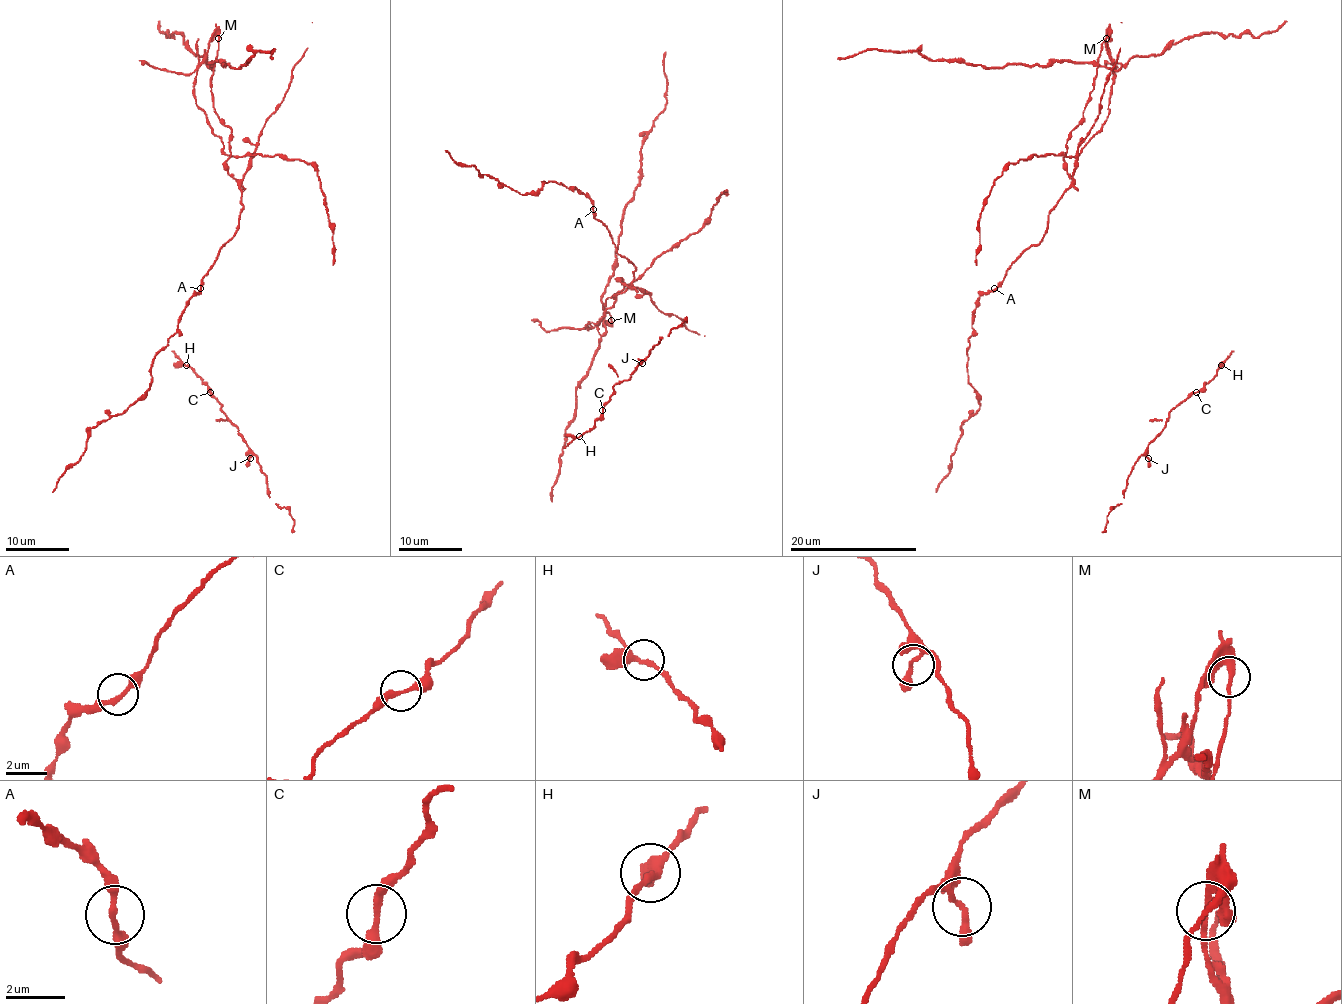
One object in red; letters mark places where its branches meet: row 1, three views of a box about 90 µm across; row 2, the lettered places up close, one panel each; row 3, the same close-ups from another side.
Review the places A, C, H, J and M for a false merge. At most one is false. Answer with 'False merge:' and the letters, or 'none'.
False merge: M

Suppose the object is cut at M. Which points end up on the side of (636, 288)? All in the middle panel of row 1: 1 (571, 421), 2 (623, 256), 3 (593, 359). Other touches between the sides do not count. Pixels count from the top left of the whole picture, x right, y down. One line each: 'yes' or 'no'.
1: no
2: yes
3: no

